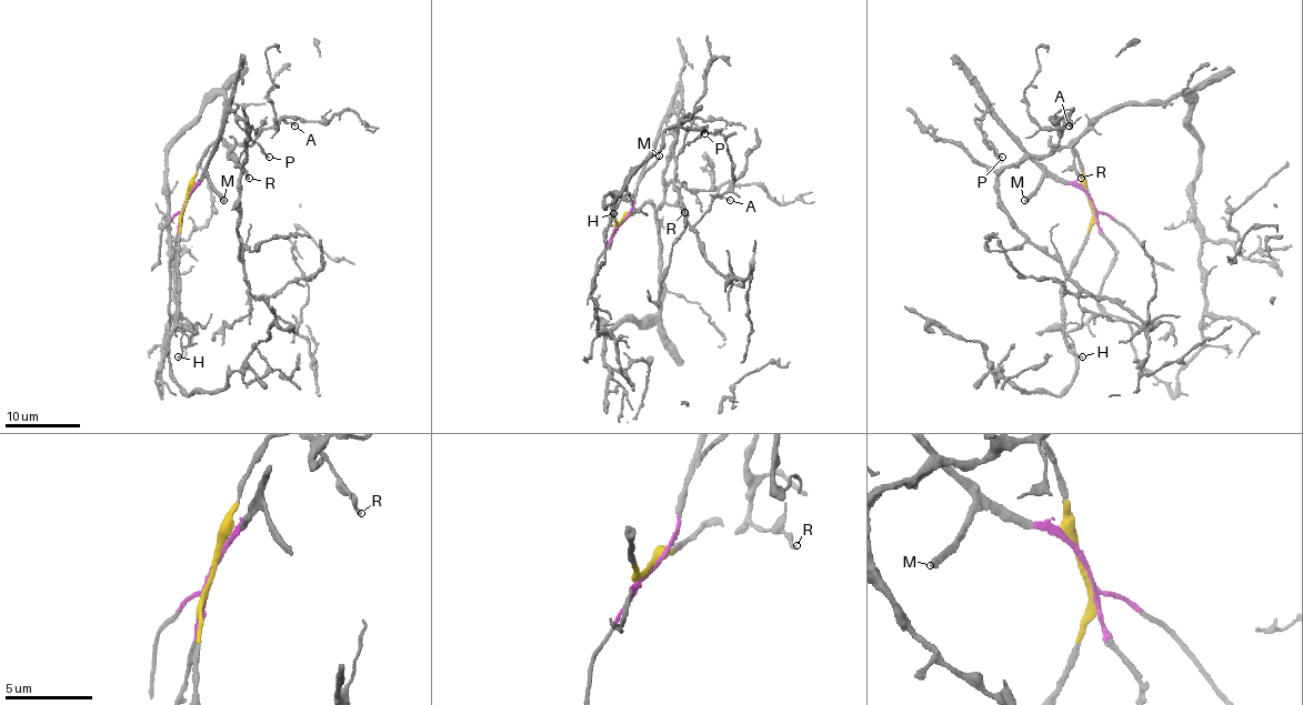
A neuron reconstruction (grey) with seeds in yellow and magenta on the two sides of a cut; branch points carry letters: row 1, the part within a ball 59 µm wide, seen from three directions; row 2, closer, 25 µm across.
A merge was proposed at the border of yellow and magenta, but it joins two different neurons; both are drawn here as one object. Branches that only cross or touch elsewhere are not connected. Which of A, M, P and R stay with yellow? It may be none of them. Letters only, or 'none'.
A, R

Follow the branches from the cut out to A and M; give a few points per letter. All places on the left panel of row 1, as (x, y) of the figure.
A: (187, 202), (198, 161), (212, 144), (252, 142), (263, 130), (272, 128), (280, 120), (296, 126)
M: (187, 202), (206, 177), (224, 201)

